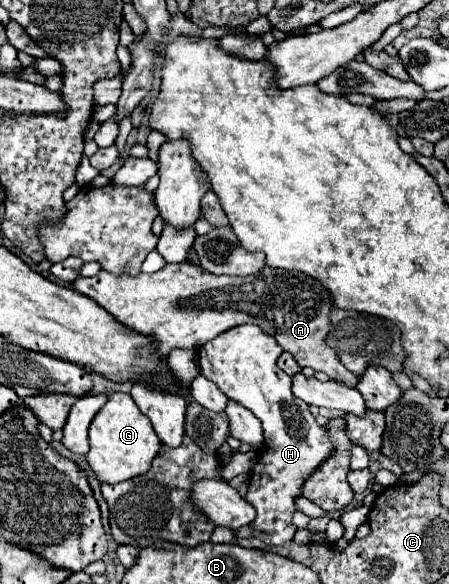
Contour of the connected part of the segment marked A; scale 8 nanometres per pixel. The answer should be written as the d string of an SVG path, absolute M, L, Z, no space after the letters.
M183 261L167 263L157 273L139 273L137 277L99 271L95 277L75 279L73 287L97 301L129 329L153 335L159 343L159 357L167 357L173 347L199 349L227 329L253 323L275 337L283 351L291 353L301 367L323 371L349 387L355 387L359 381L341 365L337 351L325 343L331 325L329 313L333 309L331 293L317 279L299 271L265 267L257 275L227 277L205 273L199 265Z

